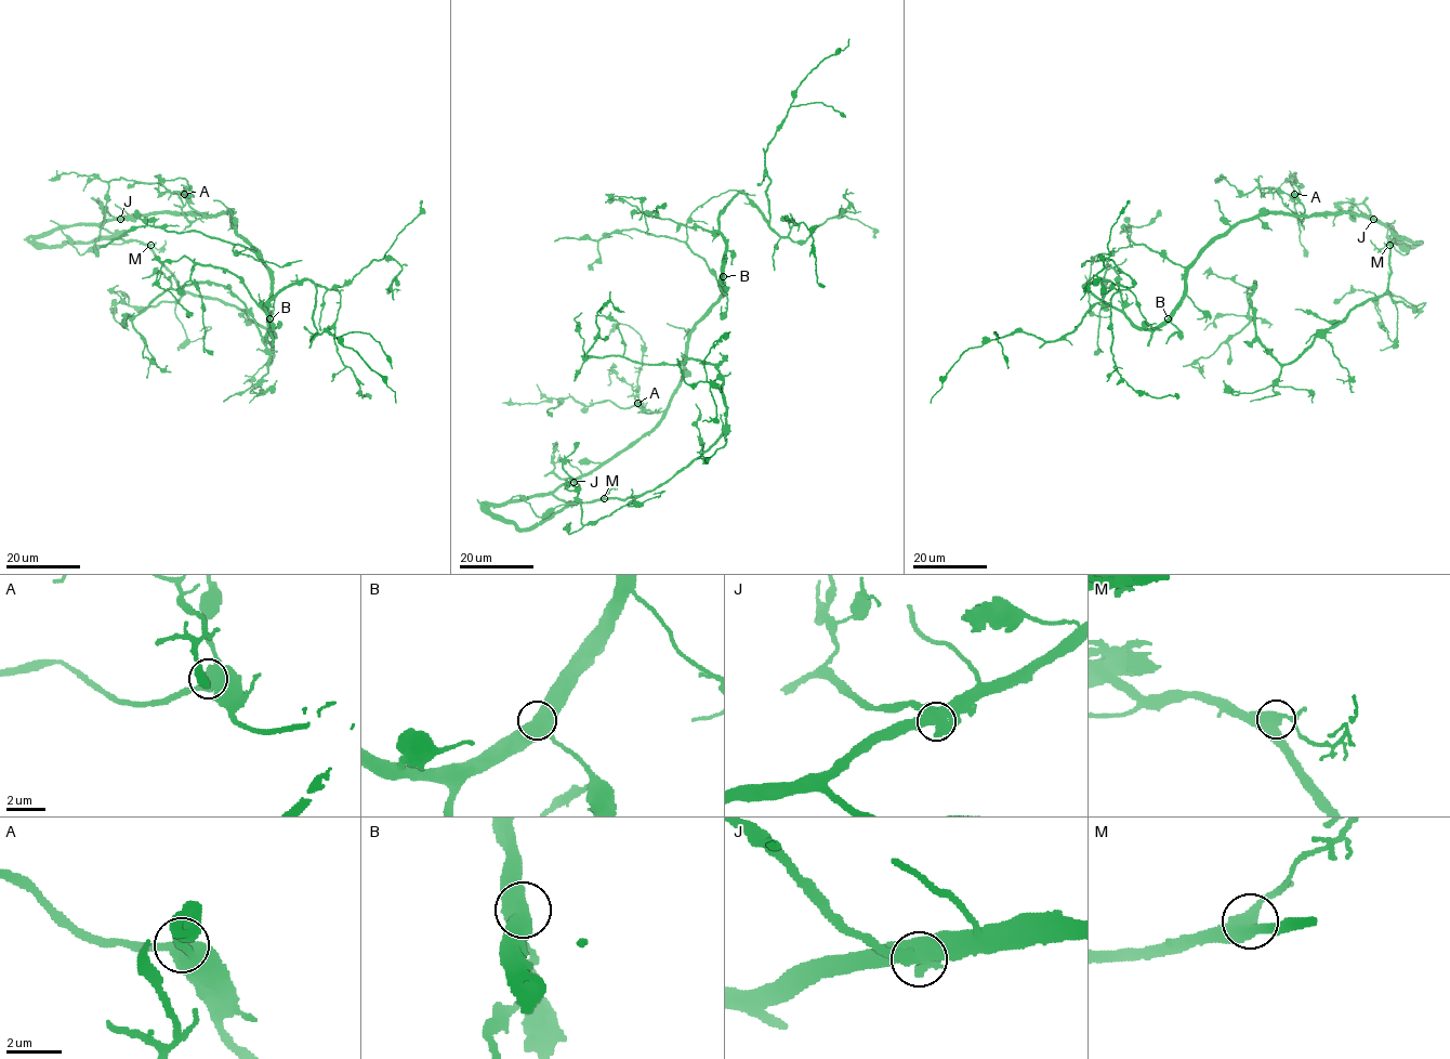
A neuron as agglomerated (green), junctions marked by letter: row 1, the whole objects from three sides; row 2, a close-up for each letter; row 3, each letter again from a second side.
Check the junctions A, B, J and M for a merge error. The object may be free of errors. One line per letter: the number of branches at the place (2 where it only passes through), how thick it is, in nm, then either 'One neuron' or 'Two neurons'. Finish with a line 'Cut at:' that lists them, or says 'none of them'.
A: Branches: 3. Thickness 480 nm. One neuron
B: Branches: 3. Thickness 480 nm. One neuron
J: Branches: 3. Thickness 600 nm. Two neurons
M: Branches: 3. Thickness 500 nm. One neuron
Cut at: J

